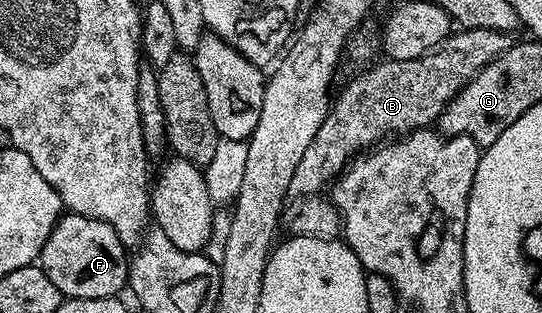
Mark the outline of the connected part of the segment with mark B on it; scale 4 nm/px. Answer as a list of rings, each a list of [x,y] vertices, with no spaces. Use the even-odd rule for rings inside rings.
[[[464,28],[452,31],[440,47],[421,58],[383,58],[380,64],[355,77],[339,97],[334,97],[321,130],[309,142],[309,150],[301,154],[301,162],[293,170],[293,182],[289,182],[290,195],[306,198],[322,193],[322,188],[324,191],[339,177],[354,157],[382,145],[388,138],[434,125],[451,99],[489,62],[509,51],[512,43],[510,32]]]

